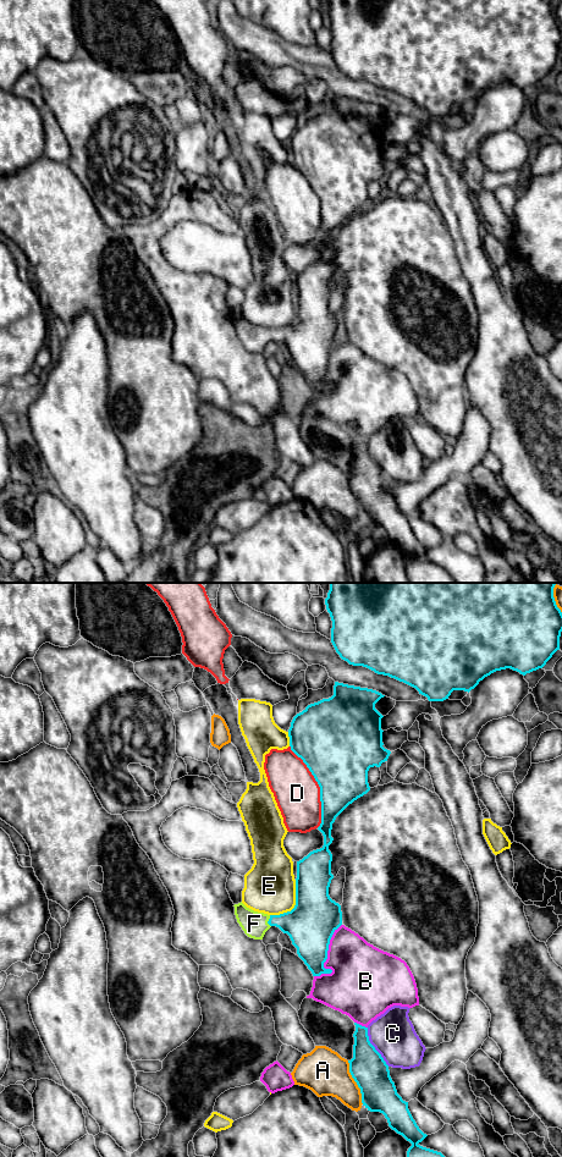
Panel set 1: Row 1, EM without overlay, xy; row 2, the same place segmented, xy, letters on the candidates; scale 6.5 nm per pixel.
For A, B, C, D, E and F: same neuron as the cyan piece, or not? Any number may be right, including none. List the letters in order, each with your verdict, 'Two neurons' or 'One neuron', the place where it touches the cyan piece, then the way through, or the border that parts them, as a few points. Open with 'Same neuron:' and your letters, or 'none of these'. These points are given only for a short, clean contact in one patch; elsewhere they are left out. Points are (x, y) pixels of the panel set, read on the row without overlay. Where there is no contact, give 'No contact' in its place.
Same neuron: F
A: Two neurons. Touches cyan at xy (356, 495)
B: Two neurons. Touches cyan at xy (326, 372)
C: Two neurons. Touches cyan at xy (374, 461)
D: Two neurons. Touches cyan at xy (319, 199)
E: Two neurons. Touches cyan at xy (295, 319)
F: One neuron. Touches cyan at xy (268, 335). Path across: xy (306, 337), (268, 335), (254, 337)

